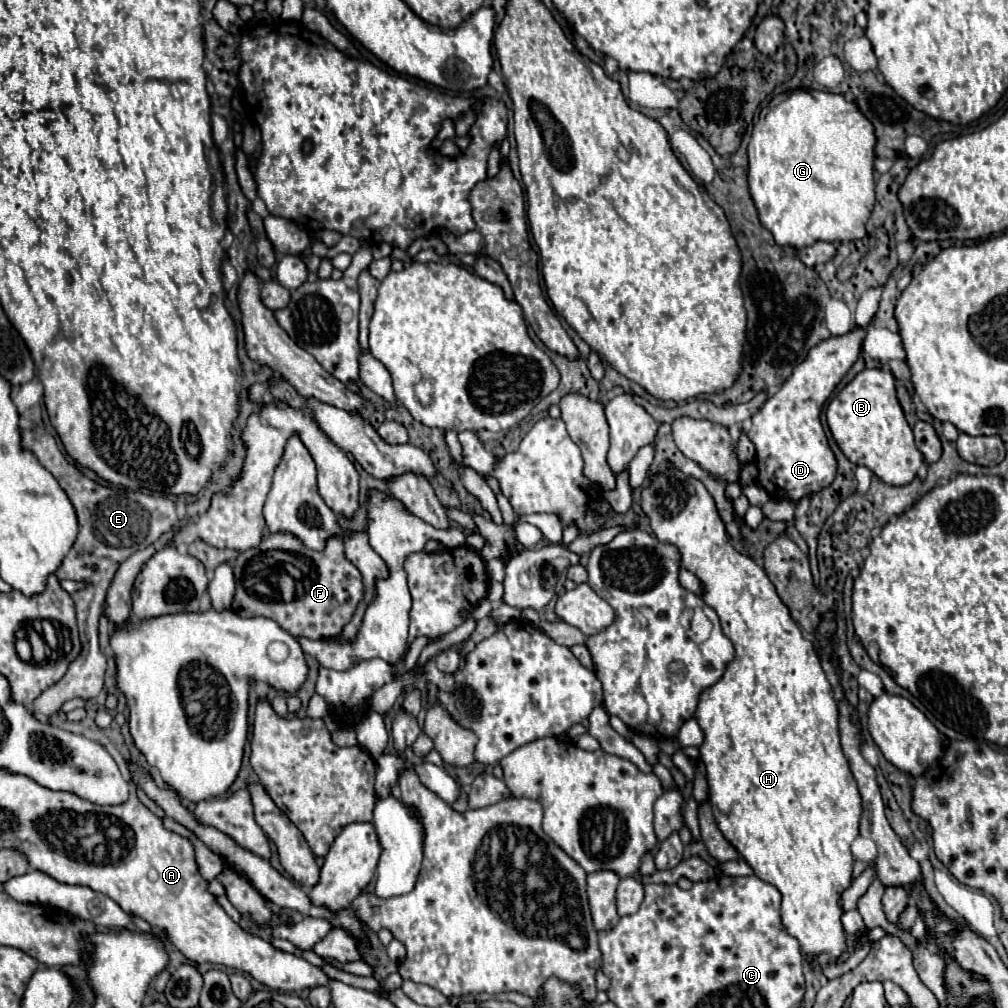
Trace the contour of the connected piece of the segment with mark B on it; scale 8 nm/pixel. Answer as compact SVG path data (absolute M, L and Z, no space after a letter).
M866 368L854 376L828 404L826 420L830 432L844 452L844 456L870 468L880 480L892 486L904 486L914 480L924 464L920 450L914 444L912 428L908 426L904 412L896 398L894 374L880 368Z

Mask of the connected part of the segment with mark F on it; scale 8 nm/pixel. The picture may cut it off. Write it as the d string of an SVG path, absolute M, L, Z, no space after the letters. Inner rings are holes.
M290 532L270 534L260 546L240 552L234 562L236 596L232 610L244 618L266 616L278 622L294 638L334 638L342 632L344 624L352 618L358 602L362 600L362 576L358 568L346 560L344 544L338 538L328 538L326 548L316 552L302 544ZM286 572L294 578L294 596L284 600L276 574Z

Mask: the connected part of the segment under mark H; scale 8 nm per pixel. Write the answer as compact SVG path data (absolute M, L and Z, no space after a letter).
M672 464L666 466L666 472L654 474L650 484L644 488L642 492L642 510L650 520L650 526L656 534L658 540L666 542L666 544L674 544L678 548L678 552L682 554L682 566L686 570L690 570L692 574L696 574L704 586L704 594L702 600L714 608L714 612L720 618L722 630L726 636L730 636L734 648L736 648L736 658L728 664L724 676L710 686L708 690L704 690L700 694L698 700L698 708L696 708L696 720L702 728L702 732L706 734L702 746L700 746L700 758L706 764L706 772L708 772L708 786L710 786L710 802L712 802L712 812L716 818L716 824L720 828L720 832L724 834L724 838L740 852L740 856L750 864L750 868L754 870L754 874L772 884L774 888L778 888L778 892L782 894L782 924L786 928L786 932L790 936L794 936L800 942L800 950L802 956L808 960L816 960L820 954L828 954L830 962L838 962L840 956L846 950L846 932L844 926L840 922L844 910L840 906L840 896L842 892L852 884L852 866L854 866L854 858L850 852L850 844L854 842L854 838L860 834L860 818L862 818L862 798L856 786L856 780L850 772L850 766L844 758L842 746L840 746L840 736L838 736L838 708L836 708L836 700L834 700L834 692L832 686L822 670L820 658L814 650L814 644L804 640L798 624L790 618L788 608L782 604L782 600L776 596L776 590L772 588L772 582L768 580L764 568L760 568L750 556L742 556L740 552L736 552L732 548L732 544L728 542L724 524L716 512L714 500L708 494L708 490L704 488L704 484L696 478L688 478L684 476L680 470L676 470Z

